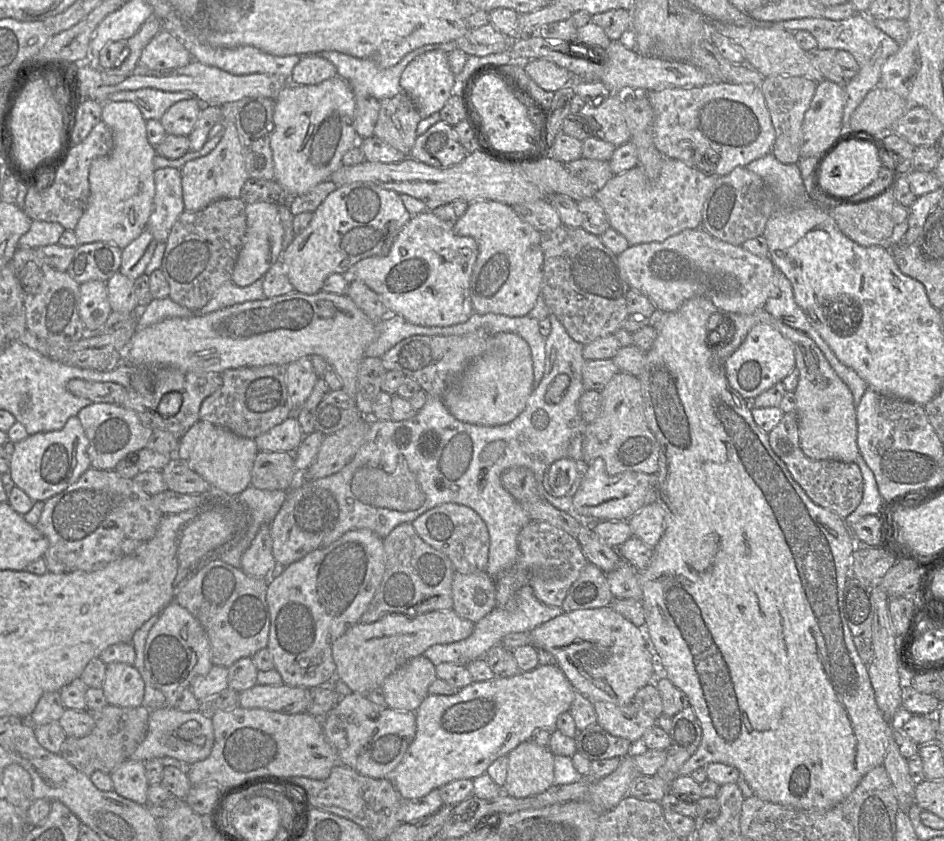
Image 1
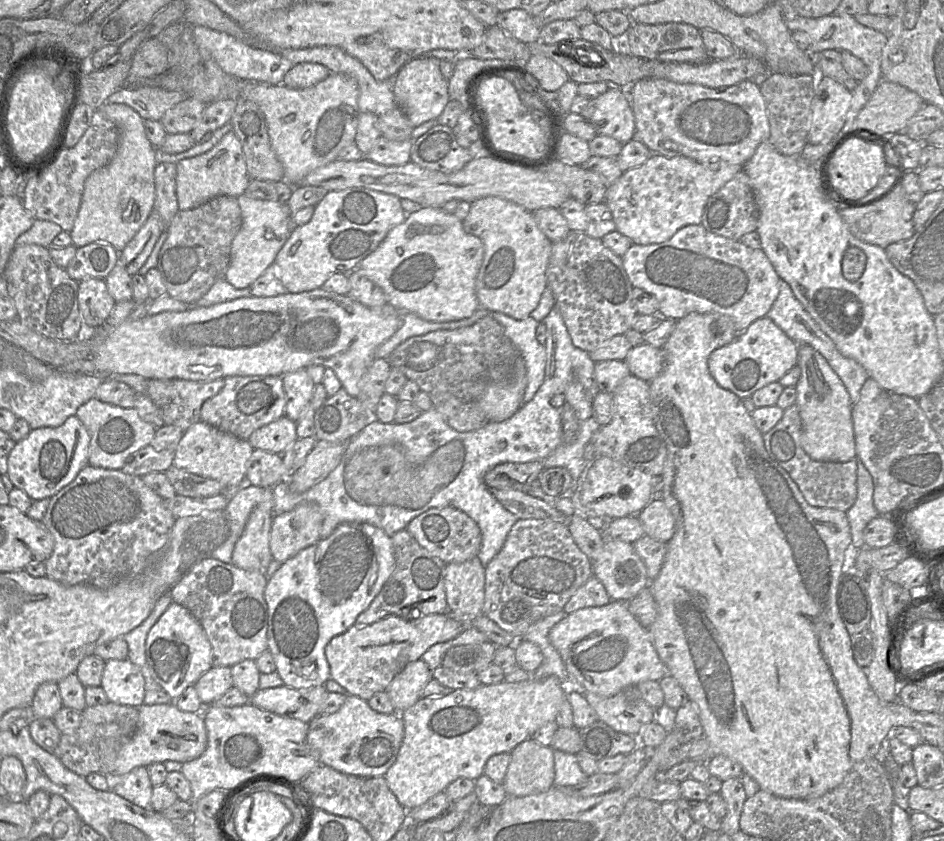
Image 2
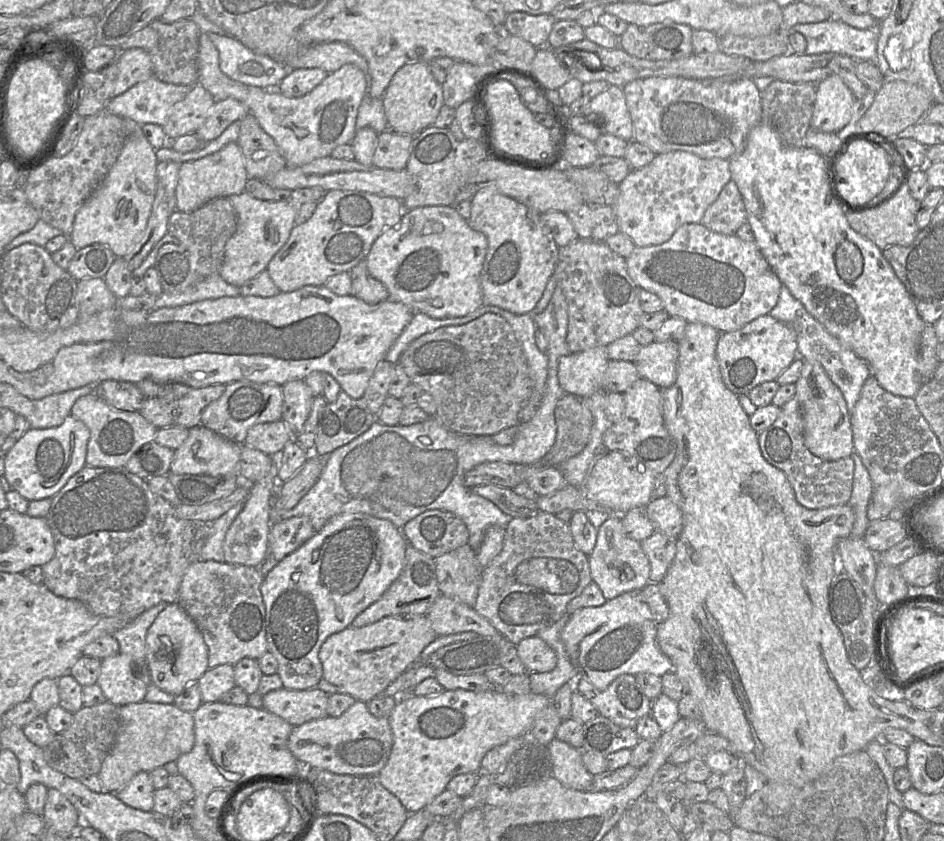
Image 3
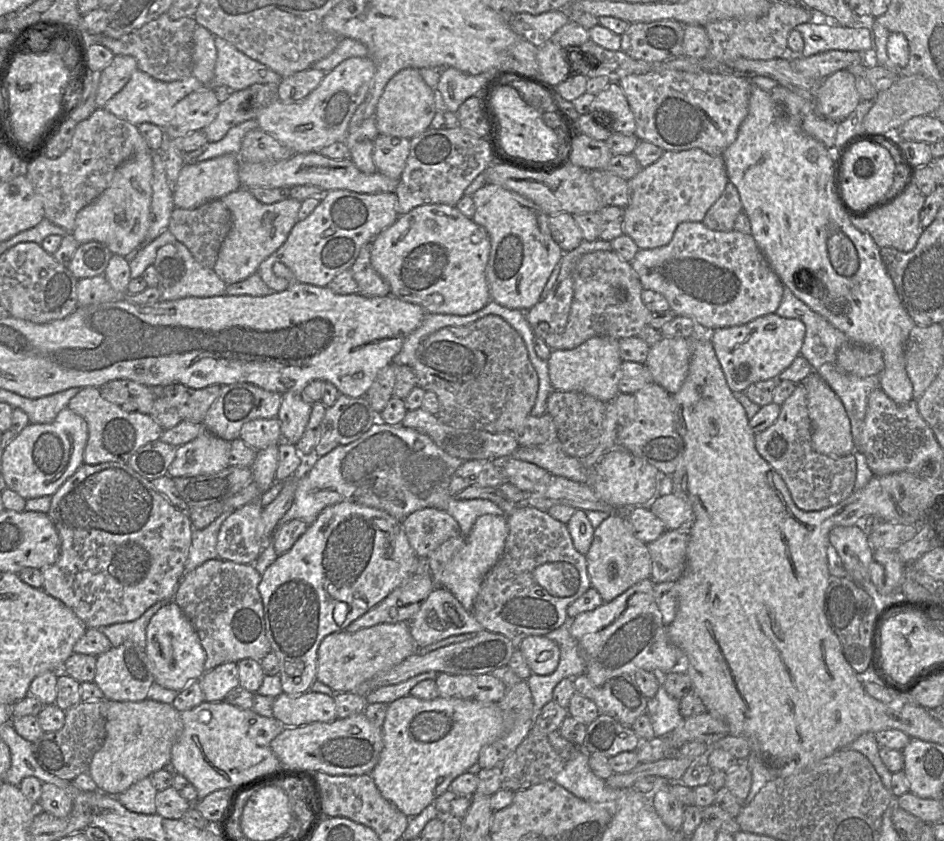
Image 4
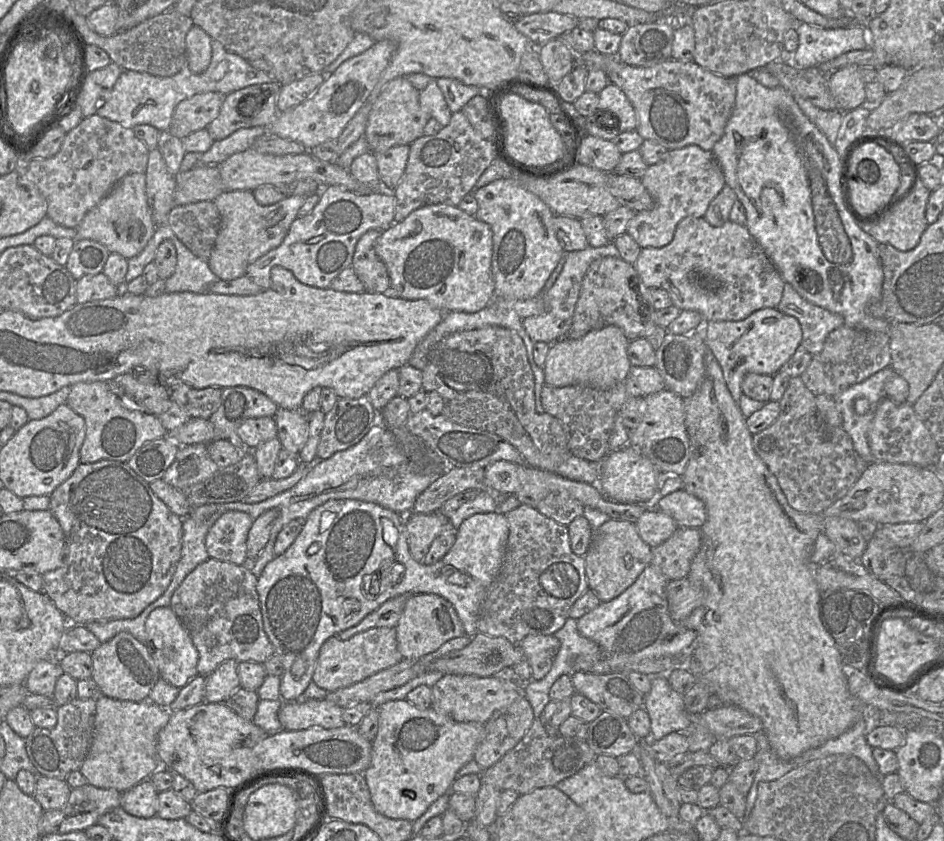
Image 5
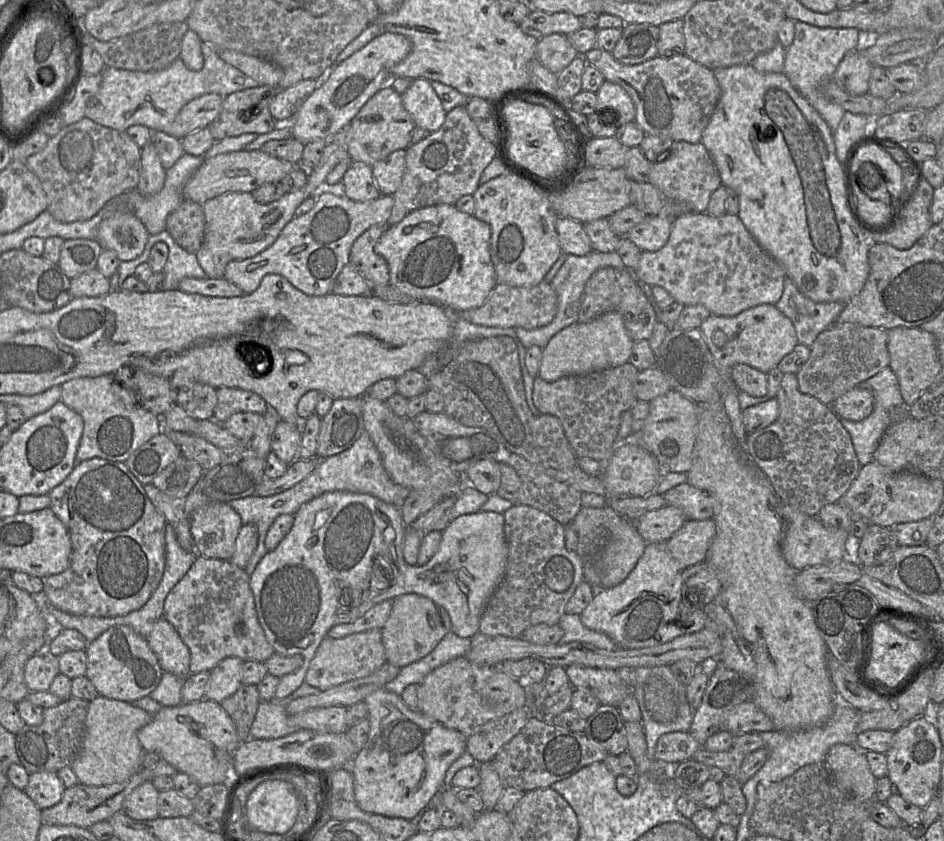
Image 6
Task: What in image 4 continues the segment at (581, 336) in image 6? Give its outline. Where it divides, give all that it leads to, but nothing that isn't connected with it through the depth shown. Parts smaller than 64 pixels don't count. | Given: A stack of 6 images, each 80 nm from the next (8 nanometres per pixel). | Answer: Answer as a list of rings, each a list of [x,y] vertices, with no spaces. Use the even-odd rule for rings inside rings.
[[[595,336],[570,350],[553,349],[547,359],[553,389],[582,392],[603,402],[612,402],[619,393],[618,371],[622,363],[619,340],[607,336]]]

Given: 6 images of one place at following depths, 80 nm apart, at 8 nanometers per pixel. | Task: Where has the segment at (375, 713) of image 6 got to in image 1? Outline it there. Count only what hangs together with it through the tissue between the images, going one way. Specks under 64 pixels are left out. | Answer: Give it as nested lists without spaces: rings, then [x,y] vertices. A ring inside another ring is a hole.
[[[538,665],[531,671],[512,677],[495,677],[489,681],[473,682],[452,695],[428,694],[415,711],[416,735],[402,761],[388,778],[402,799],[414,800],[460,779],[475,779],[485,774],[499,757],[530,739],[536,729],[556,729],[560,714],[569,711],[575,688],[558,665]]]

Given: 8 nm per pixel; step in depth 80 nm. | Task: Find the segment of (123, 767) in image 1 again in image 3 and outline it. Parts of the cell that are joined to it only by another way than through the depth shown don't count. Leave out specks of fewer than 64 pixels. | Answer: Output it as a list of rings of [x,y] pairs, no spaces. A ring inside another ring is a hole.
[[[139,772],[122,790],[114,794],[131,808],[151,812],[154,808],[155,790],[150,773]]]

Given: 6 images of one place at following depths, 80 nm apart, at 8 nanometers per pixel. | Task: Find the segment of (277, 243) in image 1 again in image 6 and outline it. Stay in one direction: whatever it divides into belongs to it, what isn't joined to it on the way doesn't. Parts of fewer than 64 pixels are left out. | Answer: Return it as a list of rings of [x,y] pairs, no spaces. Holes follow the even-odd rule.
[[[327,141],[318,164],[308,170],[307,181],[298,190],[285,193],[278,200],[266,204],[257,202],[251,192],[226,193],[205,202],[204,239],[196,258],[206,277],[223,278],[229,262],[251,258],[271,246],[285,225],[295,217],[296,208],[306,198],[316,197],[323,189],[327,175],[341,161],[340,143]]]

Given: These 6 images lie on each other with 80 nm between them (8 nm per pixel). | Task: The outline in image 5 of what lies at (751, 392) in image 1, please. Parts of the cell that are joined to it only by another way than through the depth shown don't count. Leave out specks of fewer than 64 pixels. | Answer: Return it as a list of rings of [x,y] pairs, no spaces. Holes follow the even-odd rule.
[[[762,308],[740,321],[708,321],[701,327],[708,352],[712,353],[721,367],[726,386],[738,404],[742,396],[741,383],[748,373],[775,375],[801,345],[802,329],[798,320],[780,312],[777,308]]]

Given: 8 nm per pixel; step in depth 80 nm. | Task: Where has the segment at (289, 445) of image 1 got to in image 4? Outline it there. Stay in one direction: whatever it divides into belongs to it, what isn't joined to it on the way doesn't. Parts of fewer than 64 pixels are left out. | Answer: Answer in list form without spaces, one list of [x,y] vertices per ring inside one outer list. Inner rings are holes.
[[[277,417],[254,419],[245,423],[239,438],[255,450],[262,450],[282,441],[280,421]]]

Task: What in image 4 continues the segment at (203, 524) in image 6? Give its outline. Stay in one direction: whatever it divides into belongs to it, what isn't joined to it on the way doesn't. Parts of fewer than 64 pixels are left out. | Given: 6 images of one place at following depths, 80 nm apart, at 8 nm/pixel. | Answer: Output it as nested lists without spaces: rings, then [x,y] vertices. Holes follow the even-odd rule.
[[[253,501],[231,512],[217,536],[219,559],[238,564],[251,564],[257,560],[262,551],[257,540],[257,525],[263,508],[259,501]]]

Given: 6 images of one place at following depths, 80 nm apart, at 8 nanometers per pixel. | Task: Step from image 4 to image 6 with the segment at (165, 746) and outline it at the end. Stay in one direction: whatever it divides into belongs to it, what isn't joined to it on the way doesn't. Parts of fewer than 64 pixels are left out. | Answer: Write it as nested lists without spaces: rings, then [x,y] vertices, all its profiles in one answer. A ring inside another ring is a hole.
[[[101,695],[92,700],[89,704],[86,717],[85,738],[82,750],[71,766],[79,783],[88,786],[106,786],[123,783],[137,773],[142,768],[141,754],[144,751],[137,737],[137,733],[151,721],[152,717],[145,710],[126,701],[114,700]]]

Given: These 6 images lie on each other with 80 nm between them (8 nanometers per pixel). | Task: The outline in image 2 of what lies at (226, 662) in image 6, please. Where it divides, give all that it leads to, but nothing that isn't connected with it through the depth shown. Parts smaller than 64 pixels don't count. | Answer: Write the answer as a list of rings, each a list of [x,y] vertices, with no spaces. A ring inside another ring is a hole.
[[[212,666],[194,684],[204,706],[211,705],[216,699],[233,687],[231,667]]]

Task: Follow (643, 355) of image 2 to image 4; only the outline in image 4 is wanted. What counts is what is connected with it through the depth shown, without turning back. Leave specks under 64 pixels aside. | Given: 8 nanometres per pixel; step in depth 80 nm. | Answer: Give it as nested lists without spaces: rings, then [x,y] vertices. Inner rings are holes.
[[[662,337],[649,348],[646,367],[653,382],[673,395],[681,388],[689,368],[691,340]]]

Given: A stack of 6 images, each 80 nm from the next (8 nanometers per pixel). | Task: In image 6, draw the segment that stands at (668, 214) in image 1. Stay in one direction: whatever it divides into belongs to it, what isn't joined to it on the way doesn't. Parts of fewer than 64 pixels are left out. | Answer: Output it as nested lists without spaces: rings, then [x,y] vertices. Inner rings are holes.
[[[686,141],[674,142],[665,157],[653,162],[648,182],[668,198],[687,203],[690,211],[697,213],[706,212],[712,193],[722,185],[719,173],[706,147],[701,142]],[[647,215],[629,231],[627,237],[642,251],[657,251],[669,239],[673,218]]]

